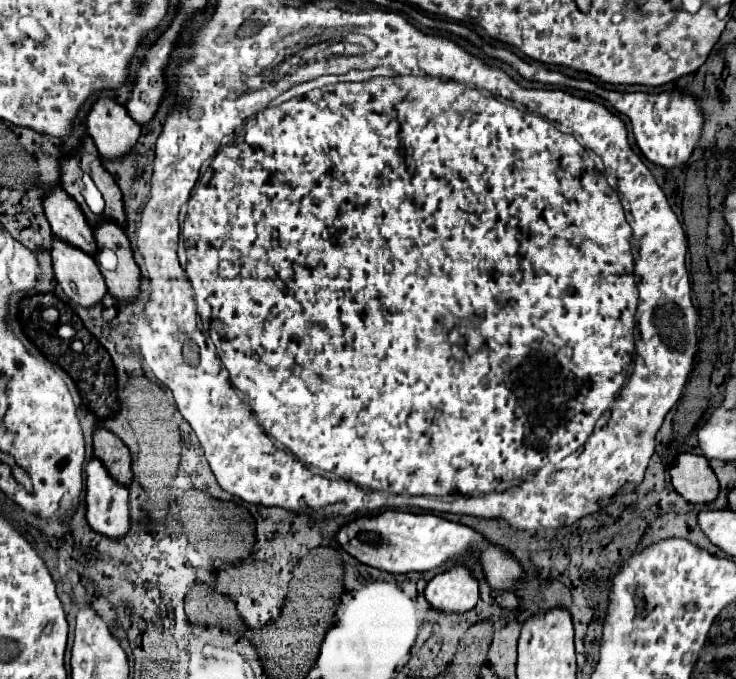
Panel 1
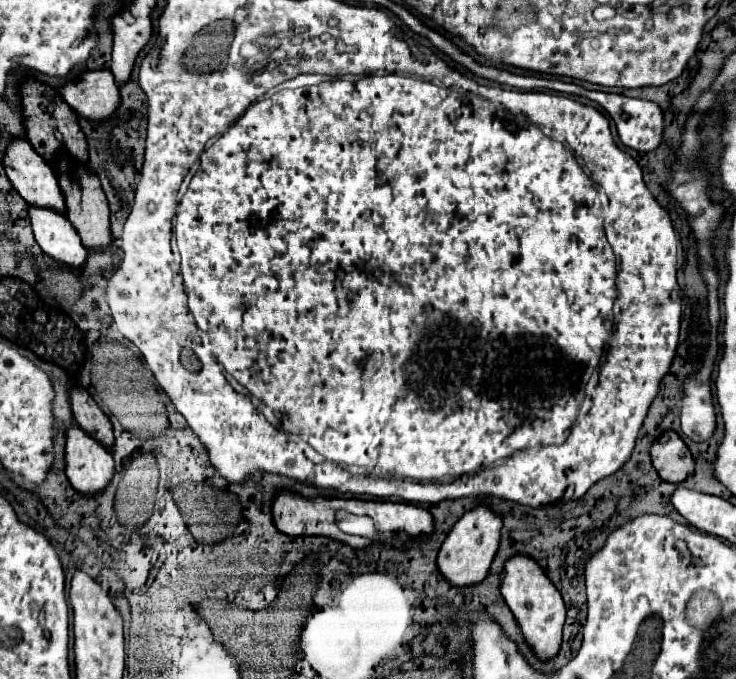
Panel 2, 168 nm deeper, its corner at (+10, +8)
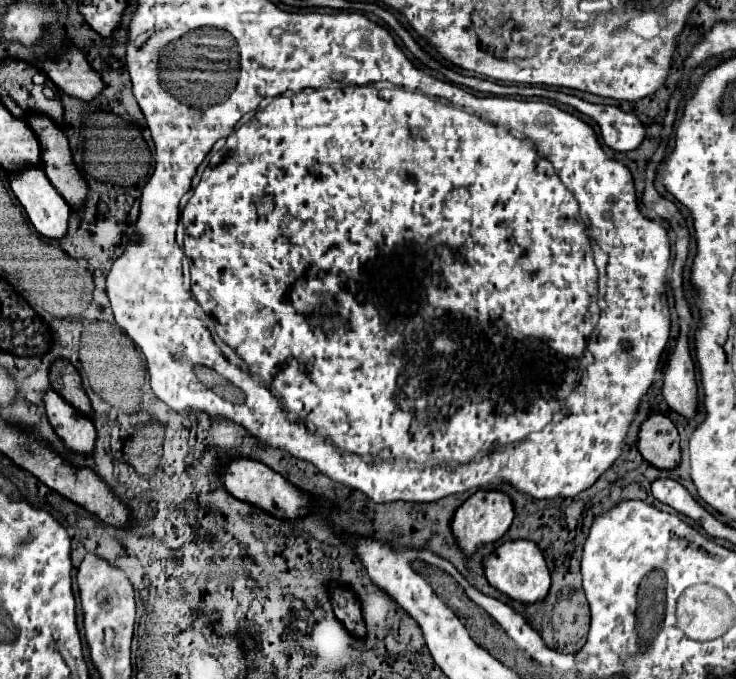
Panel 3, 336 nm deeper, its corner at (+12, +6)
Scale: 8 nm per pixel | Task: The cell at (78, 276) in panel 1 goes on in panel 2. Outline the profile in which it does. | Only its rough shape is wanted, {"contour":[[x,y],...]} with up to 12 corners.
{"contour":[[28,206],[36,242],[48,256],[84,264],[86,248],[66,214]]}

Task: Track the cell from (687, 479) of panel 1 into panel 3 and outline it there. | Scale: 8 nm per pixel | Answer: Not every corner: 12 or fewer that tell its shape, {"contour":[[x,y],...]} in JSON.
{"contour":[[662,414],[640,430],[638,450],[658,470],[682,460],[678,430]]}

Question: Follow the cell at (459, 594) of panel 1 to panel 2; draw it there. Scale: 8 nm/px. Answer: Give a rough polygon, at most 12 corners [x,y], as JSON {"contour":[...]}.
{"contour":[[468,510],[446,536],[438,568],[454,586],[486,578],[502,518]]}

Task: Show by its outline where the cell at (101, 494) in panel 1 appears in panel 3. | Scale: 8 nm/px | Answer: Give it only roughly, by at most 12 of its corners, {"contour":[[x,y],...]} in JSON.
{"contour":[[54,390],[44,394],[48,420],[64,446],[92,456],[96,428]]}

